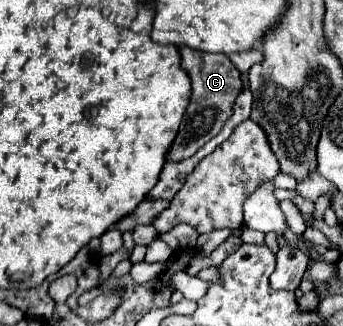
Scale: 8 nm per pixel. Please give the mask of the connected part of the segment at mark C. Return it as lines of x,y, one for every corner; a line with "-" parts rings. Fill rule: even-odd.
181,47
181,67
191,77
191,99
187,105
187,111
183,115
183,121
179,125
177,137
171,143
171,149
167,151
167,161
183,161
197,153
211,137
215,137
223,123
231,117
233,103
237,95
241,93
241,73
237,67
229,61
227,55
215,55
215,53
203,53
195,51
191,47

